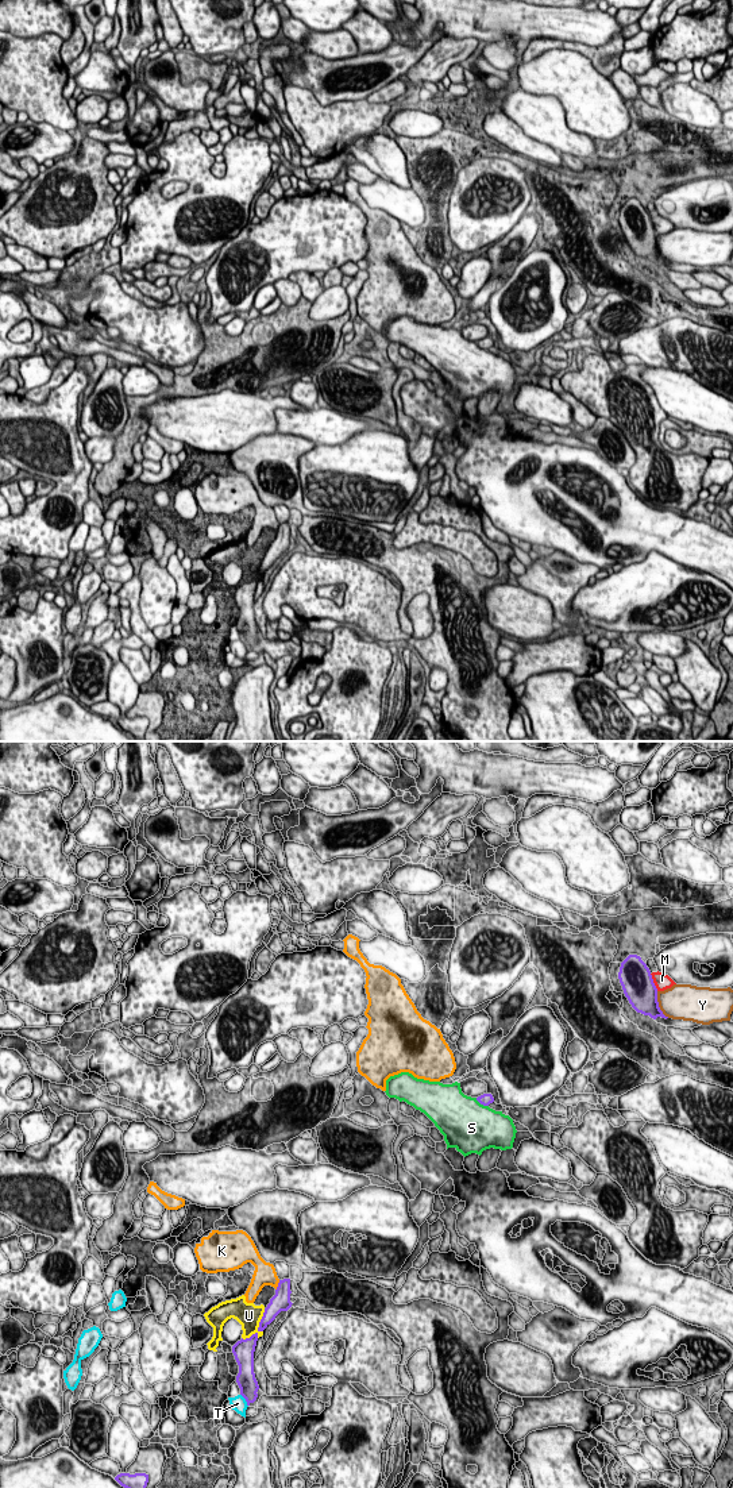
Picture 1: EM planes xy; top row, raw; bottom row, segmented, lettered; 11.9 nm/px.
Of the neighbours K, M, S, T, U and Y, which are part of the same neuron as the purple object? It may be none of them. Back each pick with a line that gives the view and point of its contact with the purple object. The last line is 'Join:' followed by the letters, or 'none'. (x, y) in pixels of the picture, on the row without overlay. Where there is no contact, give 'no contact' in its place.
Join: none

